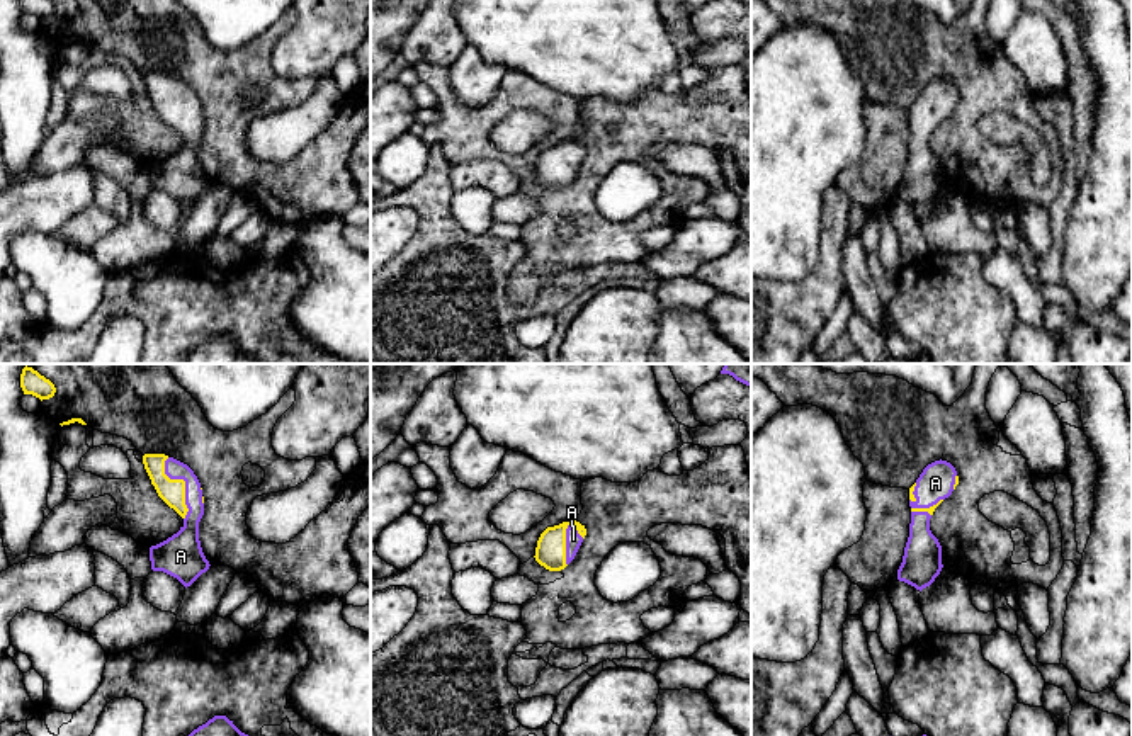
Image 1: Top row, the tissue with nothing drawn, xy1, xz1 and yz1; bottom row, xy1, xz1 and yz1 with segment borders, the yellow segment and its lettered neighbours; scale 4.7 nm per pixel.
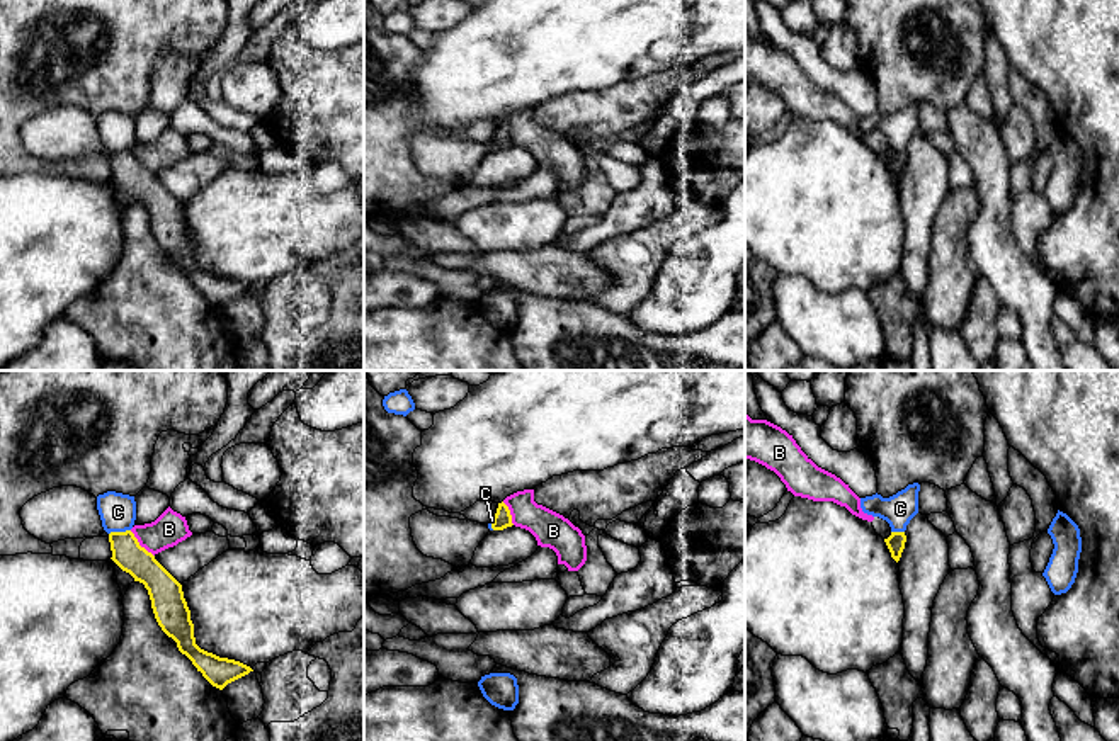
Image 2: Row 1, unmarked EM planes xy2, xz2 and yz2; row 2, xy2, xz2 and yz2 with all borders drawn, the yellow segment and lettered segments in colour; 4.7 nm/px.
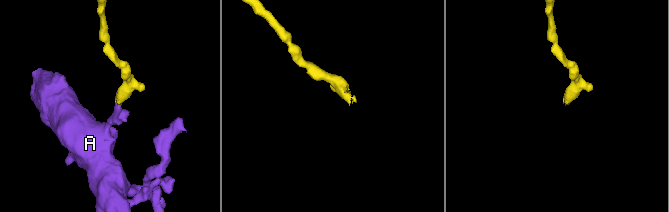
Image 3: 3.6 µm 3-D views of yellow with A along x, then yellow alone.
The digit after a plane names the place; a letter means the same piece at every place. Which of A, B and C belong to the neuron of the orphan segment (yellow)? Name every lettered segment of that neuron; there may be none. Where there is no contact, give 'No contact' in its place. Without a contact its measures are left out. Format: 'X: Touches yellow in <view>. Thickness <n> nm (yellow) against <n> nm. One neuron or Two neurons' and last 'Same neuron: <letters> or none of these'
A: Touches yellow in xy1. Thickness 120 nm (yellow) against 100 nm. One neuron
B: Touches yellow in xy2. Thickness 150 nm (yellow) against 160 nm. Two neurons
C: Touches yellow in xy2. Thickness 150 nm (yellow) against 180 nm. Two neurons
Same neuron: A

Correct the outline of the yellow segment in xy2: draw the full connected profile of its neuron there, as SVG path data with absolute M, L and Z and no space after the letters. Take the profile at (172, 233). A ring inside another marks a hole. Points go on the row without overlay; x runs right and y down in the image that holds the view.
M131 150L109 153L112 180L134 201L148 209L155 238L162 250L177 262L197 291L216 308L253 291L250 286L219 277L196 263L190 229L184 218L182 204L155 178L151 172L139 165Z

